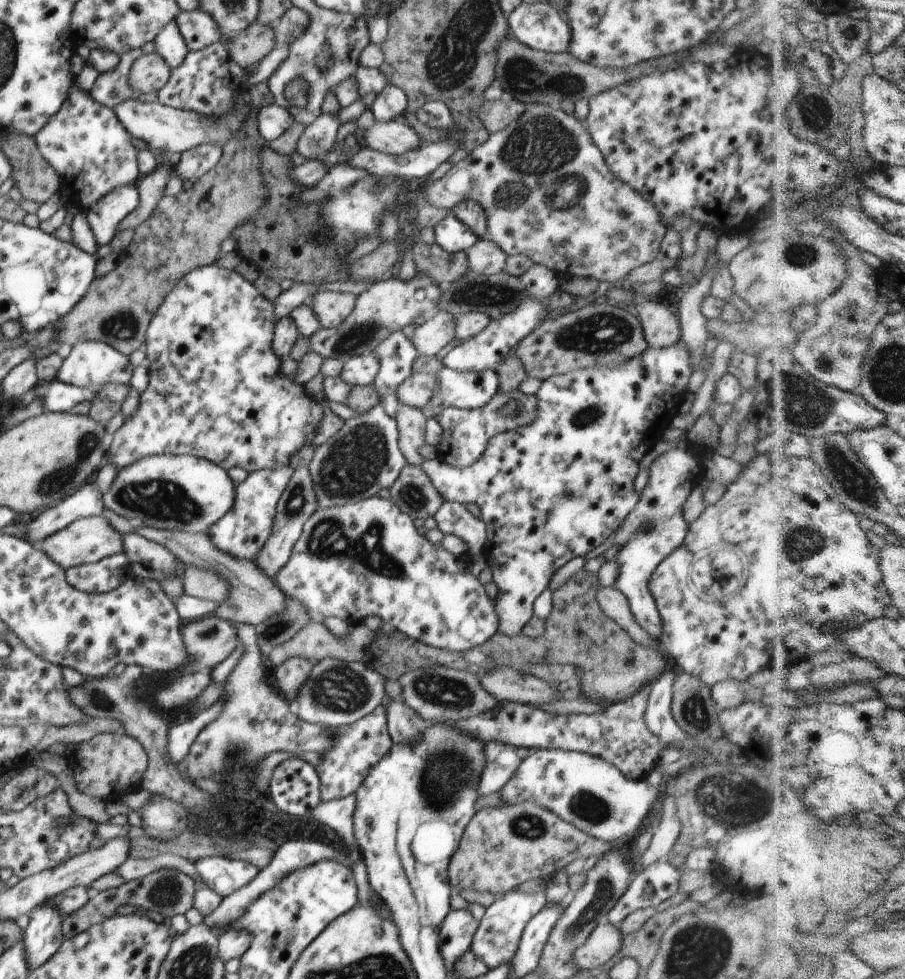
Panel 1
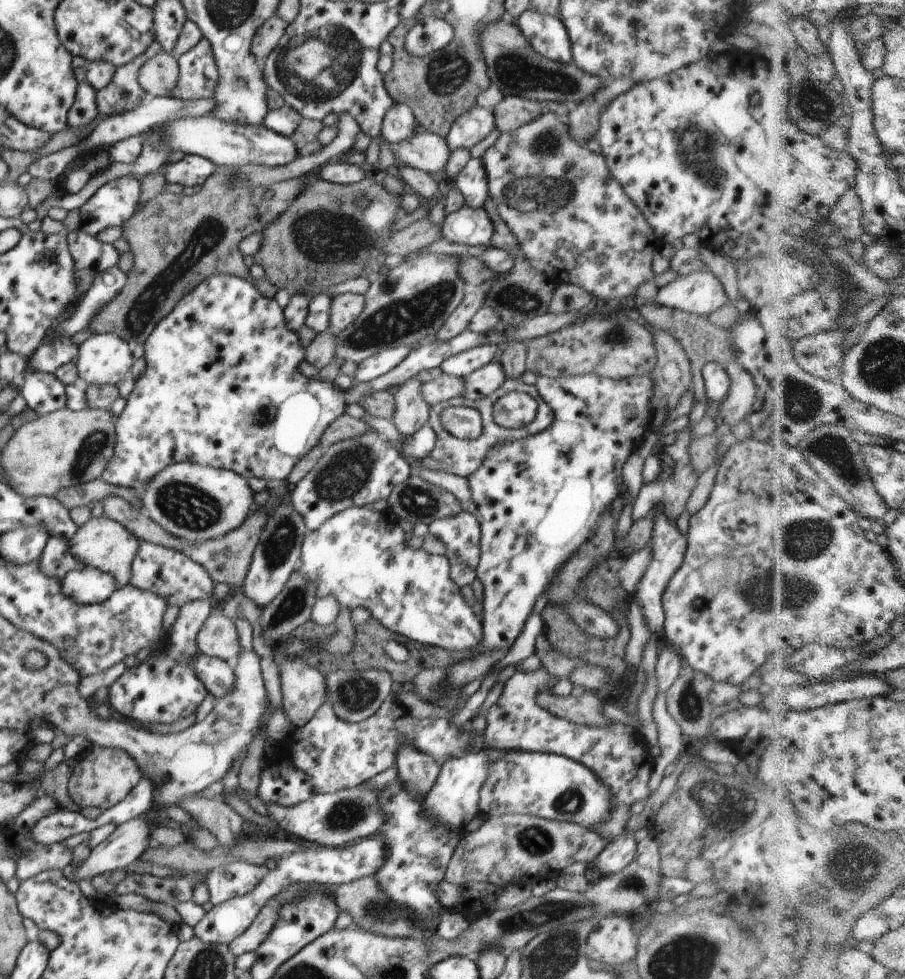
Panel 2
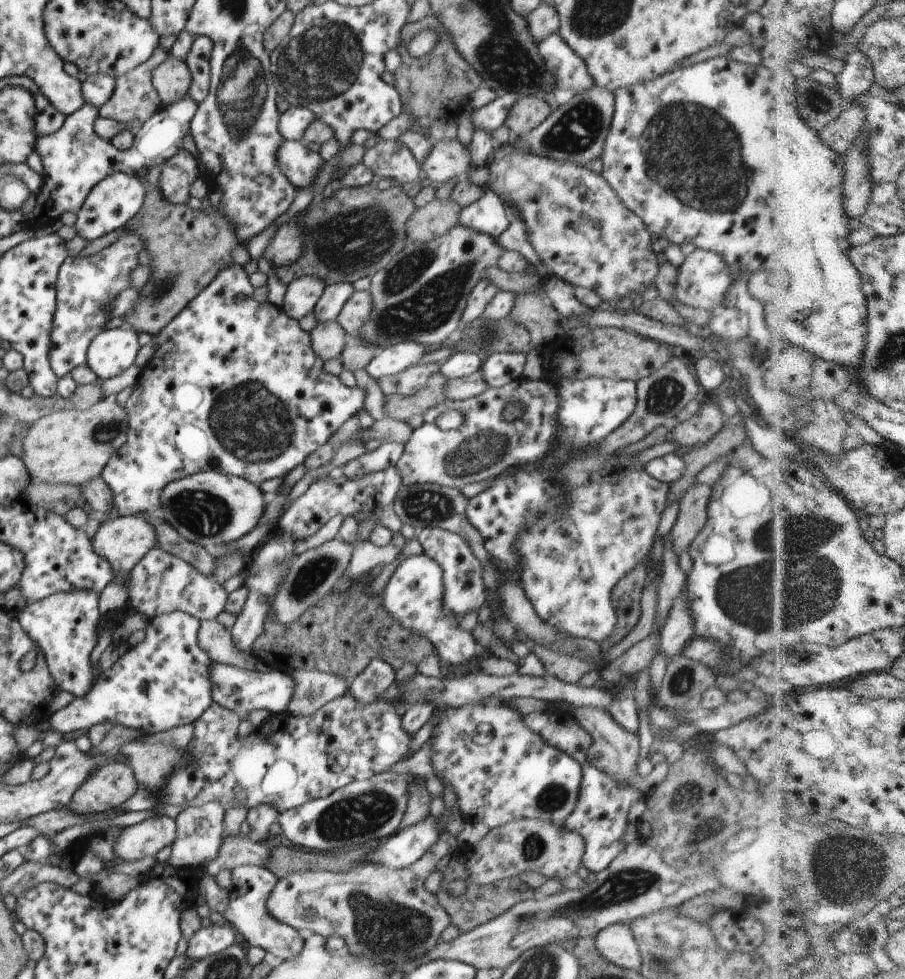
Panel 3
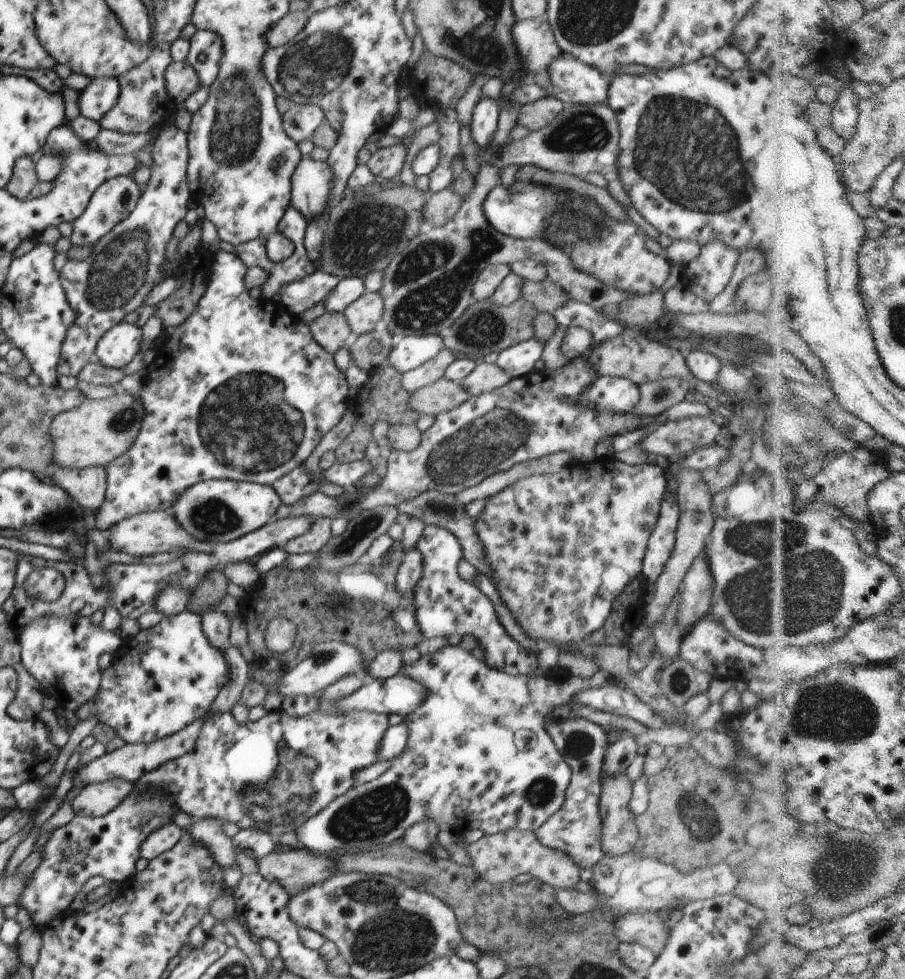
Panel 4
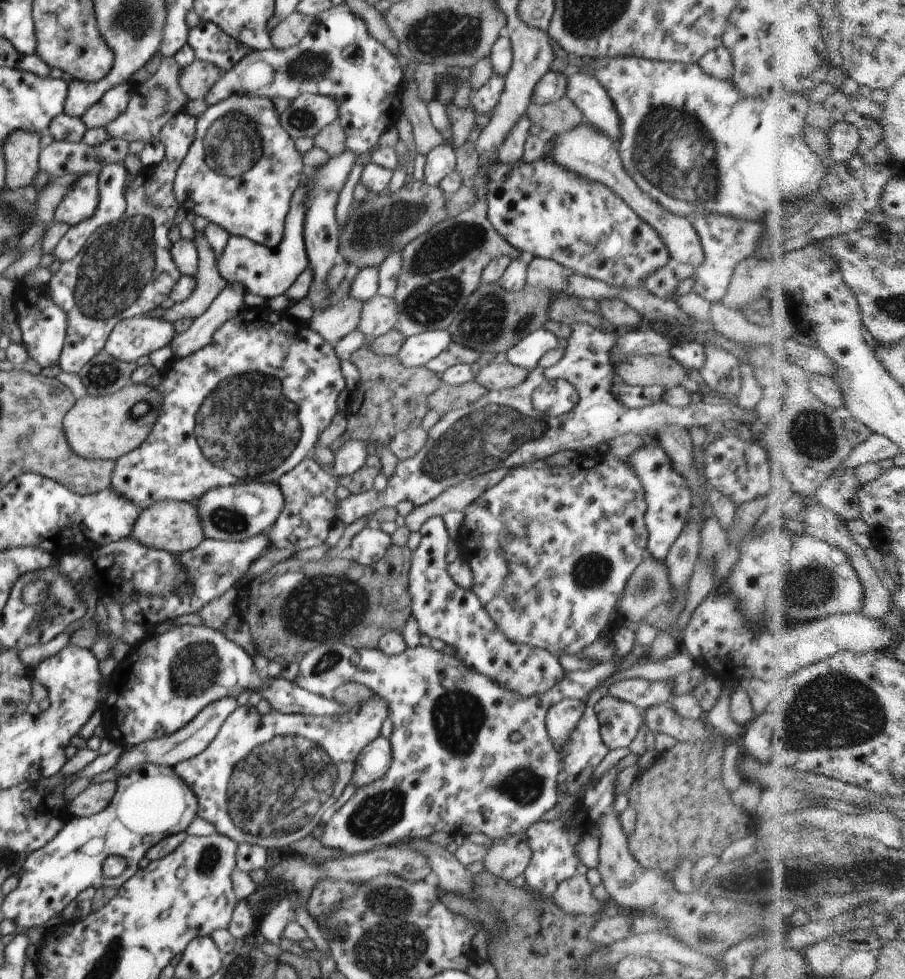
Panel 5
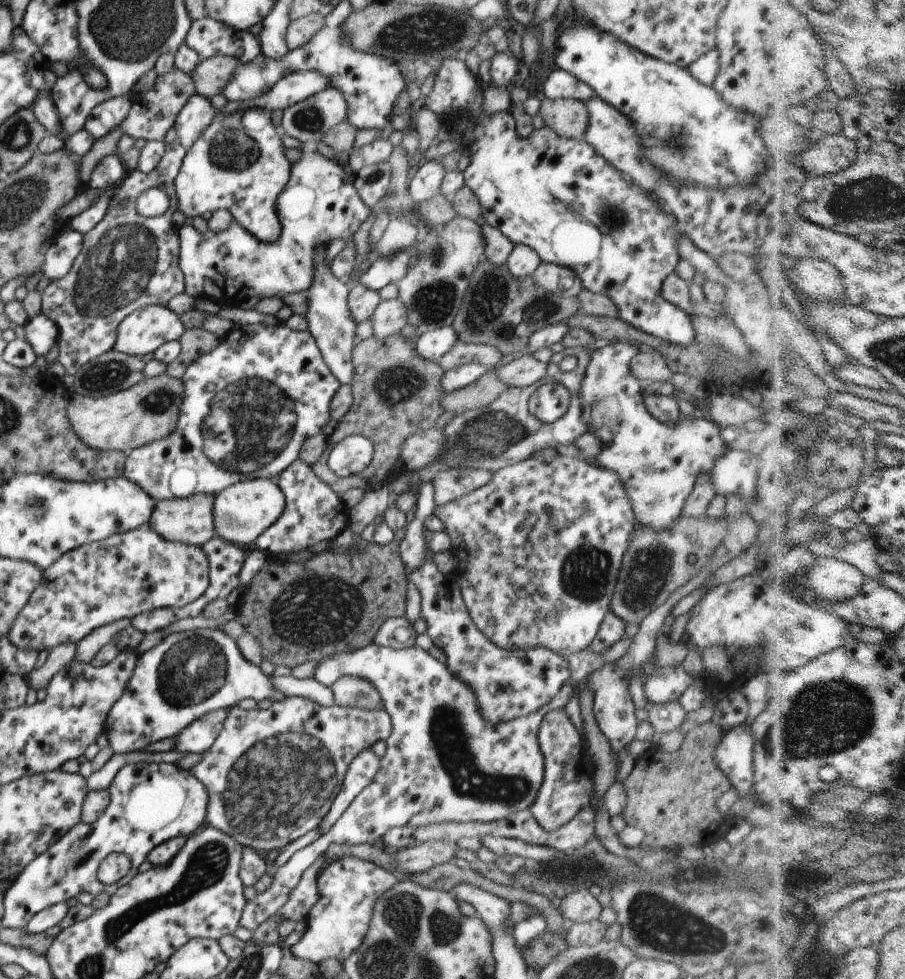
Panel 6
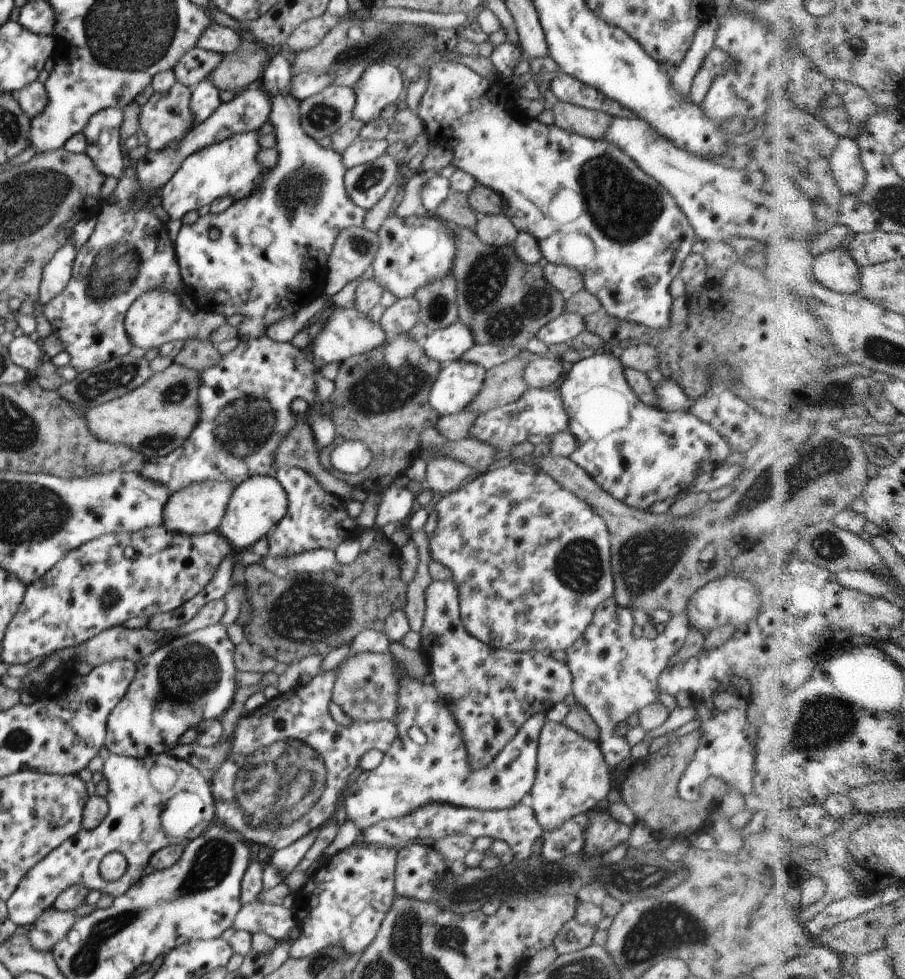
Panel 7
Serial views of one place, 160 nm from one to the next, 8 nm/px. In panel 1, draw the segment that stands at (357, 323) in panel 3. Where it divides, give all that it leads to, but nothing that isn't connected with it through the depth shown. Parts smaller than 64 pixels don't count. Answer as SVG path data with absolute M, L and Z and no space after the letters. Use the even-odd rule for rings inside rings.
M318 292L310 298L310 305L320 321L322 329L340 326L350 316L357 296L348 292Z

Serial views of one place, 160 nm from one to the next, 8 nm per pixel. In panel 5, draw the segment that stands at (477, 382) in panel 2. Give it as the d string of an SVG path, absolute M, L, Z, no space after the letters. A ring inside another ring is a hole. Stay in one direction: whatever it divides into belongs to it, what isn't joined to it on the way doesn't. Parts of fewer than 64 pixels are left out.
M541 327L539 330L522 338L515 346L507 352L507 360L518 368L526 368L529 373L538 367L540 358L558 346L559 339L547 329Z

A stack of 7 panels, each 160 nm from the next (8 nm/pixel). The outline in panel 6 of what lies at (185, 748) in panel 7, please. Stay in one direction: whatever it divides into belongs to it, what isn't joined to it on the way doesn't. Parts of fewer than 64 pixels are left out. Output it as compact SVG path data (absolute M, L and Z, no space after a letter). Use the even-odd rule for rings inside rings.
M170 750L169 752L144 752L135 751L127 753L114 753L113 757L98 771L93 772L87 779L87 789L89 791L107 790L112 784L112 780L122 767L128 764L139 763L177 763L184 755L178 750Z

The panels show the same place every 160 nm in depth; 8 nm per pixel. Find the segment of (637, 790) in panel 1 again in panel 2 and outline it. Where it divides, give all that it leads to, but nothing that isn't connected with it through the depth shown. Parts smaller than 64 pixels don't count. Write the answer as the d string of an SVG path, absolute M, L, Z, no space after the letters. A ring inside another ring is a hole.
M492 747L487 750L487 757L489 758L489 773L479 790L479 812L480 814L483 814L484 817L505 814L530 815L533 817L542 817L543 819L558 819L561 821L578 823L587 829L593 828L596 823L604 823L604 820L607 821L609 810L611 809L611 790L608 787L605 787L599 781L598 776L581 762L556 753L528 752L523 750L507 751Z

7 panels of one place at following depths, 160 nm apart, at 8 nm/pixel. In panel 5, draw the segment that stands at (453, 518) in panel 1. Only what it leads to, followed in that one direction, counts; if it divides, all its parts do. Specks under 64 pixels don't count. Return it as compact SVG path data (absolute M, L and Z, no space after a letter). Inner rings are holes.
M433 517L426 520L419 534L420 545L412 550L408 592L412 600L411 615L418 624L420 634L449 644L456 650L455 656L466 666L478 670L480 674L492 678L496 684L524 698L544 694L558 684L564 678L565 671L554 655L542 648L510 642L504 632L492 622L480 598L452 580L446 563L446 555L452 542L443 518Z

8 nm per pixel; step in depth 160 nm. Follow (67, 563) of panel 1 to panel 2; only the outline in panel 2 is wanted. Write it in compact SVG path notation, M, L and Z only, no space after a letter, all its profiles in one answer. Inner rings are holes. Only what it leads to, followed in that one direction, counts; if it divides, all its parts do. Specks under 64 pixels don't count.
M104 516L90 517L69 541L69 551L84 565L96 567L111 574L117 583L117 589L129 584L131 564L139 549L139 539L119 522Z

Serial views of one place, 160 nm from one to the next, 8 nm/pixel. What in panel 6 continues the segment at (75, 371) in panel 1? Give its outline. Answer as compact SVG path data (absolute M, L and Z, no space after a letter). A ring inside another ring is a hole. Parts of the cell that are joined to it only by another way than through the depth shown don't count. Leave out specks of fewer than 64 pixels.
M150 304L132 312L118 324L112 351L141 358L154 353L166 342L178 341L184 332L180 316L167 306Z

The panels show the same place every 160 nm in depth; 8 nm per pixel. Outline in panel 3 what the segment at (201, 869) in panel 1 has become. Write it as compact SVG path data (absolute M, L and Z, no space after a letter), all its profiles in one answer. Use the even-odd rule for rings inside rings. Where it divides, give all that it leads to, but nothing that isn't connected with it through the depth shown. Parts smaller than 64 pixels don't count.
M256 864L241 865L231 872L232 890L230 890L228 905L222 913L223 916L236 926L240 936L250 946L263 948L266 952L278 956L283 962L296 958L304 947L305 940L302 933L282 922L276 922L276 918L268 914L268 906L266 906L270 892L279 879L268 868Z

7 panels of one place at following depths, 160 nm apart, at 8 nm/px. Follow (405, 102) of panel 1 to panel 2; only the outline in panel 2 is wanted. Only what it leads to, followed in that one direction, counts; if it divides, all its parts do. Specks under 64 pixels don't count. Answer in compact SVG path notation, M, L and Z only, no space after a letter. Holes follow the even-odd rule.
M396 103L387 112L381 126L381 136L390 143L392 152L397 146L415 135L416 118L411 108L404 103Z

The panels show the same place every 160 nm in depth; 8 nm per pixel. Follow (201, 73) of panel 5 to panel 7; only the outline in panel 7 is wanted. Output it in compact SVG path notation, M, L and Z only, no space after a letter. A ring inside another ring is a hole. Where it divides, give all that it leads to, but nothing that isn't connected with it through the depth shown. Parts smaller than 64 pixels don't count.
M242 40L242 52L224 55L207 79L219 91L228 91L235 95L259 83L260 74L269 61L270 56L264 46L254 40Z

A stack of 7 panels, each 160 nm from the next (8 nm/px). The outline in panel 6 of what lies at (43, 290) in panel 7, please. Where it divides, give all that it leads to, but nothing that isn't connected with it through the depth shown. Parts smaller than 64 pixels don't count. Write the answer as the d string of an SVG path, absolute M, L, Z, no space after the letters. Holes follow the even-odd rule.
M77 231L60 232L54 242L46 248L43 276L51 282L64 278L71 272L74 260L80 254L83 244L83 235Z

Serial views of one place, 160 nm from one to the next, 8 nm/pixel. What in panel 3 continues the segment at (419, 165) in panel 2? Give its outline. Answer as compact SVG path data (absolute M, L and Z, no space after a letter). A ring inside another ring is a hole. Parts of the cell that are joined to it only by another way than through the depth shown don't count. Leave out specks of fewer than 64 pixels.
M457 138L448 141L431 141L430 154L420 164L426 183L438 186L451 179L462 178L468 172L472 158L470 150Z

